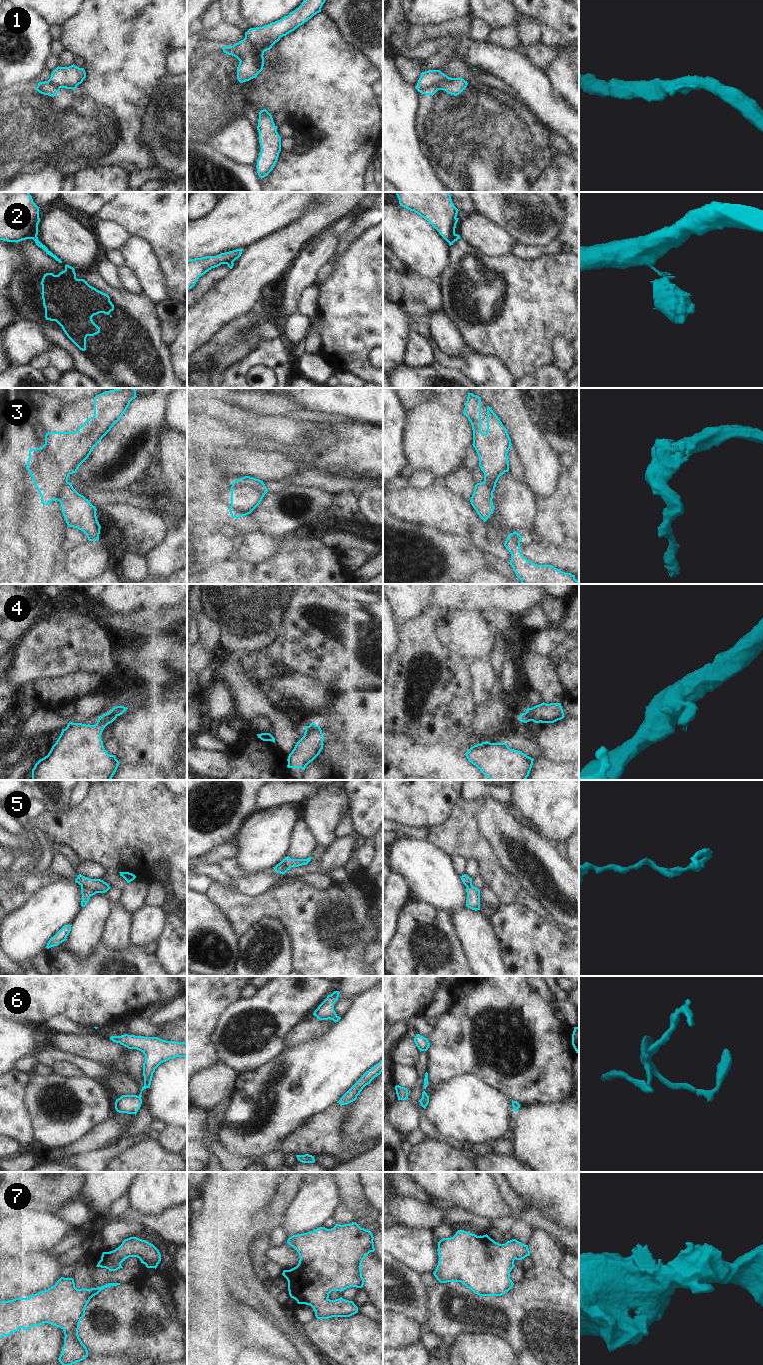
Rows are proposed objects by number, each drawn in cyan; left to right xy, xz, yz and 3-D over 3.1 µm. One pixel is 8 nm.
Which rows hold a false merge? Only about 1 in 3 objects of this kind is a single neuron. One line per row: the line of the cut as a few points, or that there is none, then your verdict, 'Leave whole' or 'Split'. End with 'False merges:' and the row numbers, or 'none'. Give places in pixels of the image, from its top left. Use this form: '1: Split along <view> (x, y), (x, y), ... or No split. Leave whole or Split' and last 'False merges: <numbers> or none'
1: Split along xz (245, 36), (254, 46), (254, 56), (262, 67). Split
2: Split along xy (36, 235), (33, 239). Split
3: Split along xz (238, 479), (246, 485), (259, 489), (264, 494). Split
4: Split along yz (525, 712), (529, 720). Split
5: Split along xy (81, 886), (96, 892). Split
6: No split. Leave whole
7: No split. Leave whole
False merges: 1, 2, 3, 4, 5.

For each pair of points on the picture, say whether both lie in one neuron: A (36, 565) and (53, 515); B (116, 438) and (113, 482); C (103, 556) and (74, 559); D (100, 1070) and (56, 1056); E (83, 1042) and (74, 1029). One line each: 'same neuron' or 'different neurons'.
A: same neuron
B: same neuron
C: same neuron
D: same neuron
E: different neurons

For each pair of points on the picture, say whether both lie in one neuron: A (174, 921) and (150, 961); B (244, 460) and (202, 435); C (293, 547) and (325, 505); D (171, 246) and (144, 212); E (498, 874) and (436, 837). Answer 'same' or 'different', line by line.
A: different
B: different
C: different
D: same
E: same

